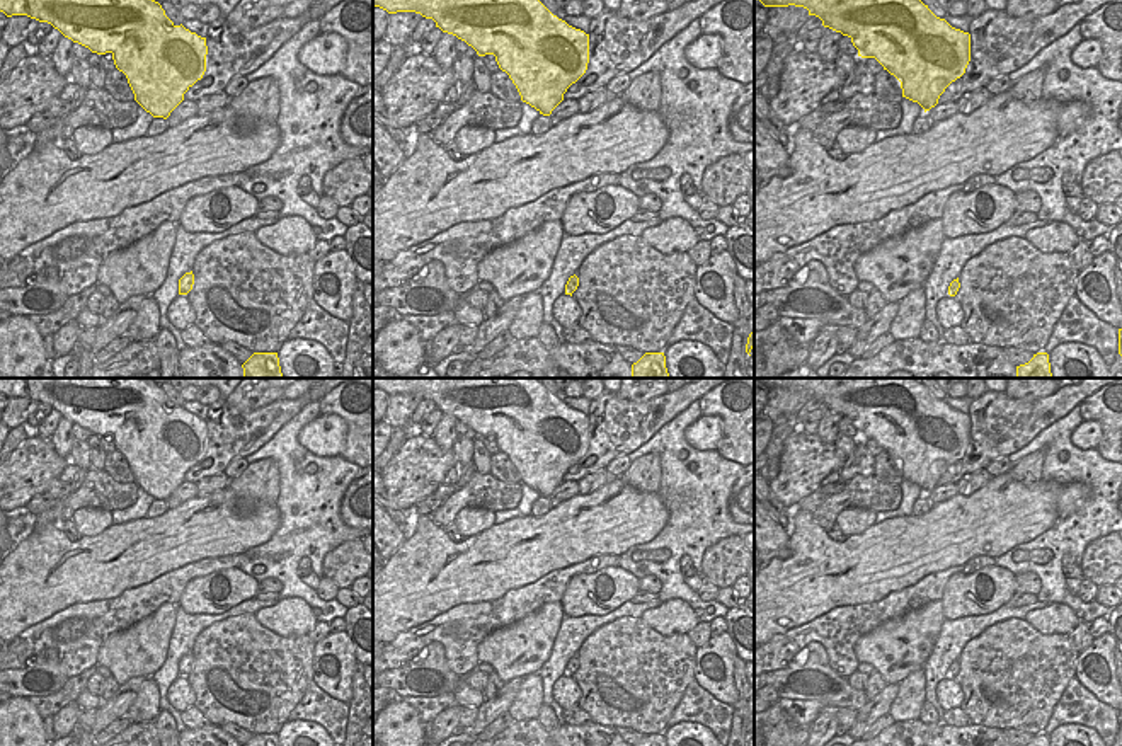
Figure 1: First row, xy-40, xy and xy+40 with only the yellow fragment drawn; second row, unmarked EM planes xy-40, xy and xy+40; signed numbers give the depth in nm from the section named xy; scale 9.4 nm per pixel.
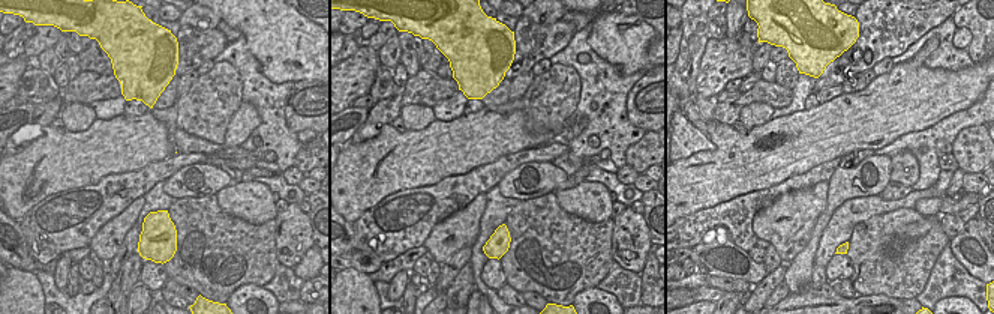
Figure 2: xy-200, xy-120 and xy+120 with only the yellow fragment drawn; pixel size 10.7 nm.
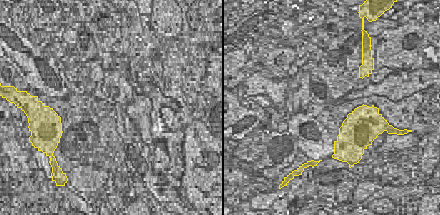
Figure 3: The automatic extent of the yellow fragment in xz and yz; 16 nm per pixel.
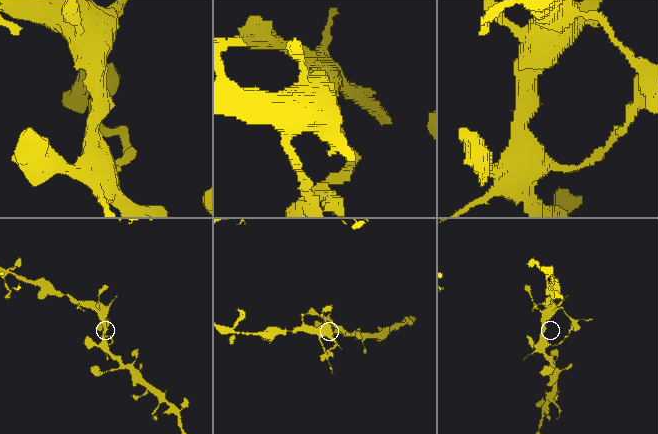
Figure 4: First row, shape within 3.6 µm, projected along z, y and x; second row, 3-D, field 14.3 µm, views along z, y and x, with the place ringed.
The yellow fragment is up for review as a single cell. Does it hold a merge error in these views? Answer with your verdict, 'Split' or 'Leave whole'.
Split

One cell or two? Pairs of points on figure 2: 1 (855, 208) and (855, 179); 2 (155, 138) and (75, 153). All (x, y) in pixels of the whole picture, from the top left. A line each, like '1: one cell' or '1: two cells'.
1: two cells
2: one cell

